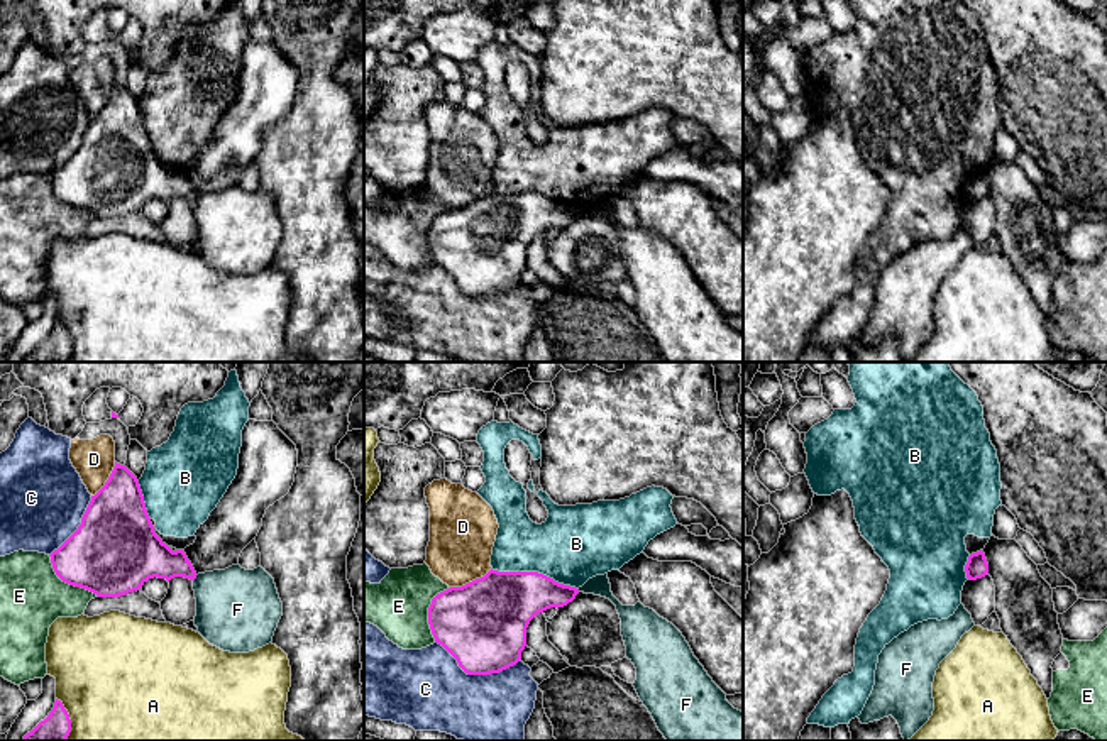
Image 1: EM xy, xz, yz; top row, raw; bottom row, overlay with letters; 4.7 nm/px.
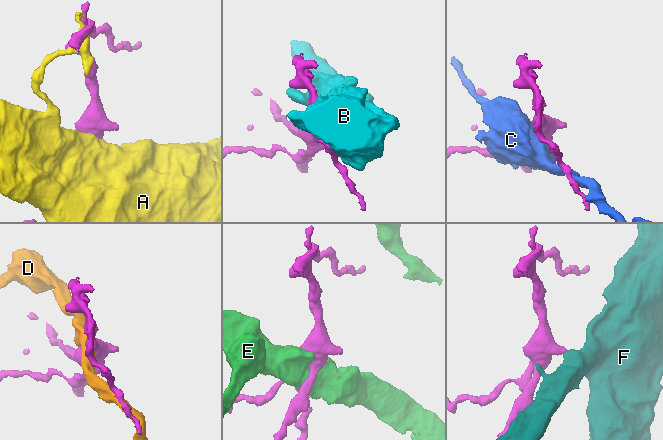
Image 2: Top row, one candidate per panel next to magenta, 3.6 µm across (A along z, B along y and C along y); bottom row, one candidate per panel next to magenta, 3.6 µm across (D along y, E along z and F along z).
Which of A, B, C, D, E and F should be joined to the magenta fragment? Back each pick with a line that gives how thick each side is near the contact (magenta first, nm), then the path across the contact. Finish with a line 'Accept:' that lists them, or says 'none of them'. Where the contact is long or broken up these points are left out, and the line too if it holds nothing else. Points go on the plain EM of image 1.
Accept: none of them

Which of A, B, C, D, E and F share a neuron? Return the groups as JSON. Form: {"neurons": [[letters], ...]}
{"neurons": [["A"], ["B"], ["C"], ["D"], ["E"], ["F"]]}

